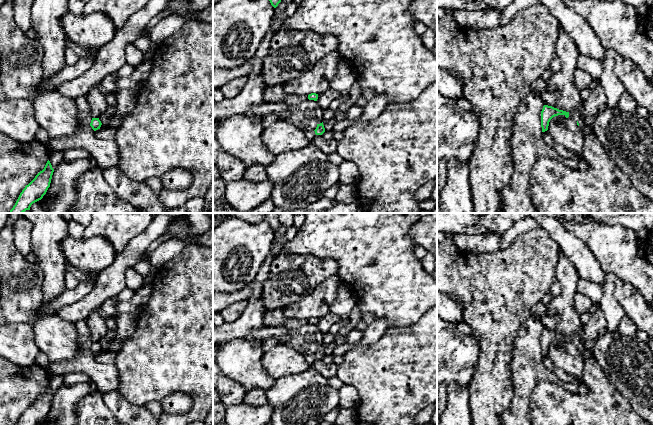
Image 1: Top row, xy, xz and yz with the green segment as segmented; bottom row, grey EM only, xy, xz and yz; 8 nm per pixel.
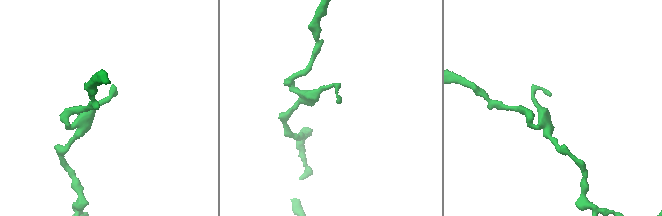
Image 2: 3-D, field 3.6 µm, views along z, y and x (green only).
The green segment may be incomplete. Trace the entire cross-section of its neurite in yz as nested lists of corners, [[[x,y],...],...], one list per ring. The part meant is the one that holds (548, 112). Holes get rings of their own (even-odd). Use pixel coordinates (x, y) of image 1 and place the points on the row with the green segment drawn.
[[[544,105],[543,109],[541,111],[541,127],[542,132],[545,132],[548,130],[549,122],[550,120],[558,115],[564,115],[566,118],[569,117],[569,112],[559,110],[557,108],[554,108],[552,106]]]

